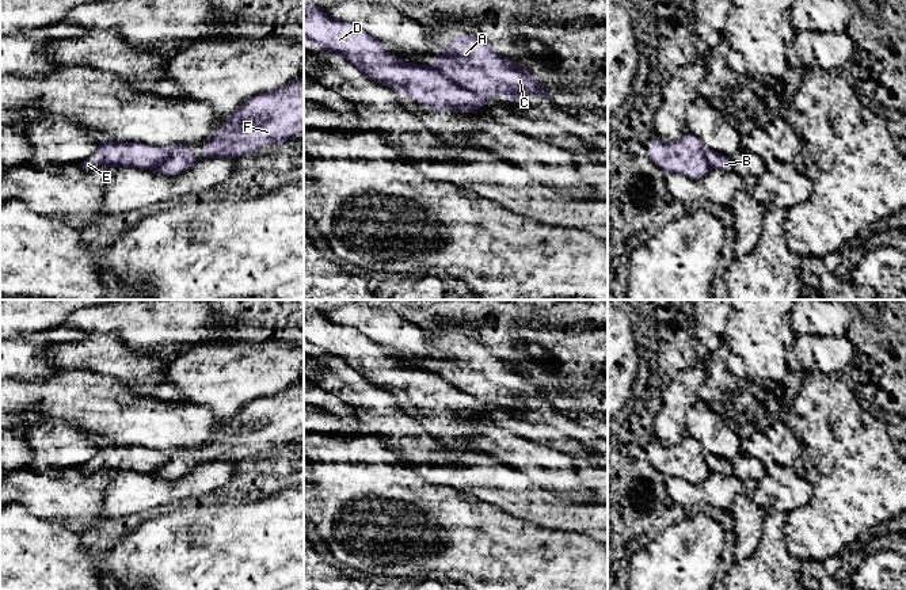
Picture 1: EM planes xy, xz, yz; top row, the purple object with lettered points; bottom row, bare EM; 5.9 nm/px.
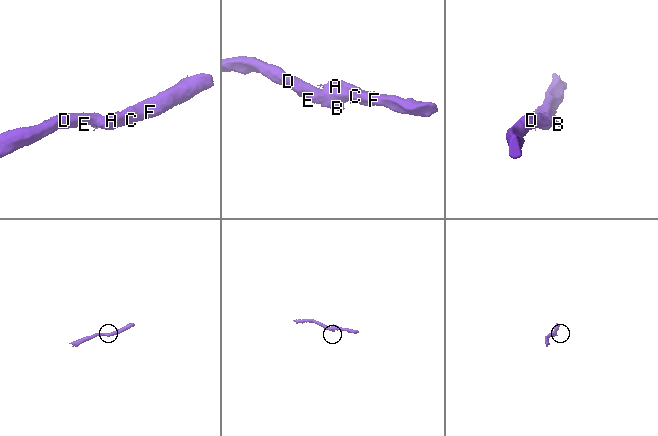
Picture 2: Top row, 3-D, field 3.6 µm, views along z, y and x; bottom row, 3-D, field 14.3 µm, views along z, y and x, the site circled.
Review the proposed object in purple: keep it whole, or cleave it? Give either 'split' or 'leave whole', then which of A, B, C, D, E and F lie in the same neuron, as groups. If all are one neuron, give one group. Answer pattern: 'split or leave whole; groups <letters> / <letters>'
split; groups A C F / B D E

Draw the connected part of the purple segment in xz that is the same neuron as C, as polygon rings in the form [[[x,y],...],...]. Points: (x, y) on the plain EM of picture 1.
[[[468,338],[449,346],[448,355],[435,359],[433,372],[484,404],[496,401],[502,392],[507,396],[507,408],[528,399],[552,400],[534,384],[530,374],[494,358],[484,345]]]

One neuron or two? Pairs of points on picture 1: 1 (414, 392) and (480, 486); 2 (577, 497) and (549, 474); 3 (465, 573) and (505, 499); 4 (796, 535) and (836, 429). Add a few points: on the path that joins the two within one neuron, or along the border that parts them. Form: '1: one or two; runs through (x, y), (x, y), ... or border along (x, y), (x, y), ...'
1: two; border along (436, 438), (448, 446), (465, 450)
2: one; runs through (570, 490), (556, 479)
3: two; border along (471, 493), (528, 521)
4: one; runs through (822, 509), (836, 495), (836, 455)

